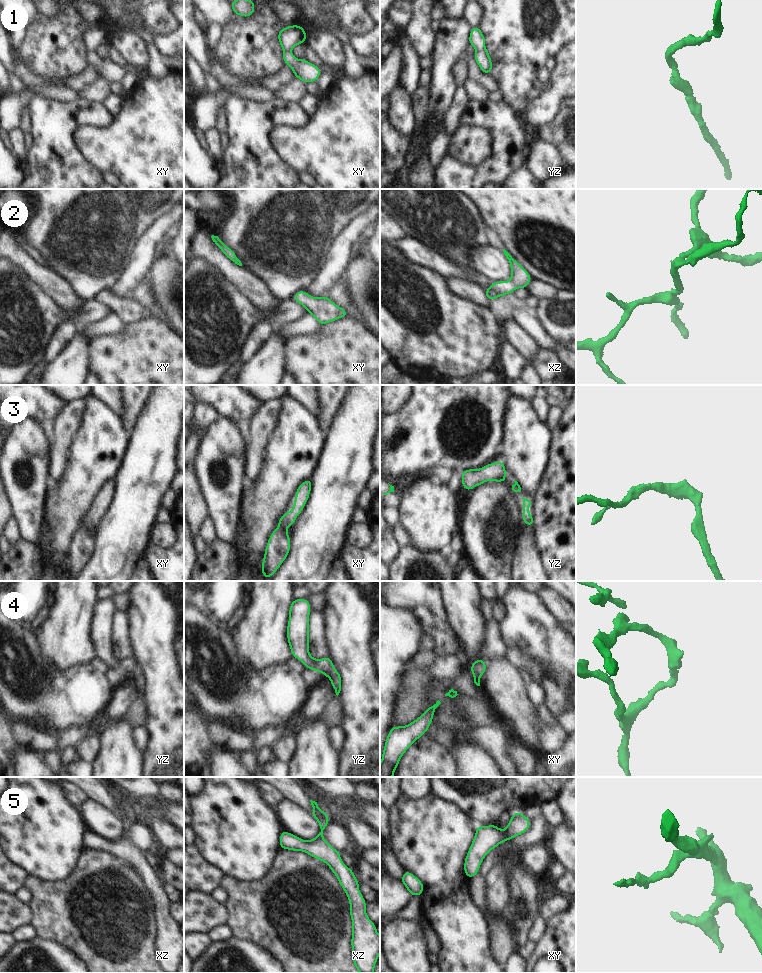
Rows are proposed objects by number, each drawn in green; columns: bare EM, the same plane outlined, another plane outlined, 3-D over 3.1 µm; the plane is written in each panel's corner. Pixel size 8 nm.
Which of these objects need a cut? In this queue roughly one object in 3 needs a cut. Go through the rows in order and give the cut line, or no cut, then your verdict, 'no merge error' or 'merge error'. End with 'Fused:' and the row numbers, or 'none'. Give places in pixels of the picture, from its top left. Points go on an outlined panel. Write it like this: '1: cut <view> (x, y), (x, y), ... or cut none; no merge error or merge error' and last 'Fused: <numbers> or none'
1: cut none; no merge error
2: cut none; no merge error
3: cut none; no merge error
4: cut none; no merge error
5: cut none; no merge error
Fused: none

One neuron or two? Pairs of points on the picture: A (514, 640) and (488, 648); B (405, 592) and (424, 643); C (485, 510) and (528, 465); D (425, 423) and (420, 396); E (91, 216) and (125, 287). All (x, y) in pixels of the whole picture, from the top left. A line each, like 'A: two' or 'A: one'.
A: two
B: two
C: two
D: one
E: two

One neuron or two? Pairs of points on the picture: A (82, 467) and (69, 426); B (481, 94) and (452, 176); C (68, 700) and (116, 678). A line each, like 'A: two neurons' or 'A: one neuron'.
A: two neurons
B: two neurons
C: two neurons

